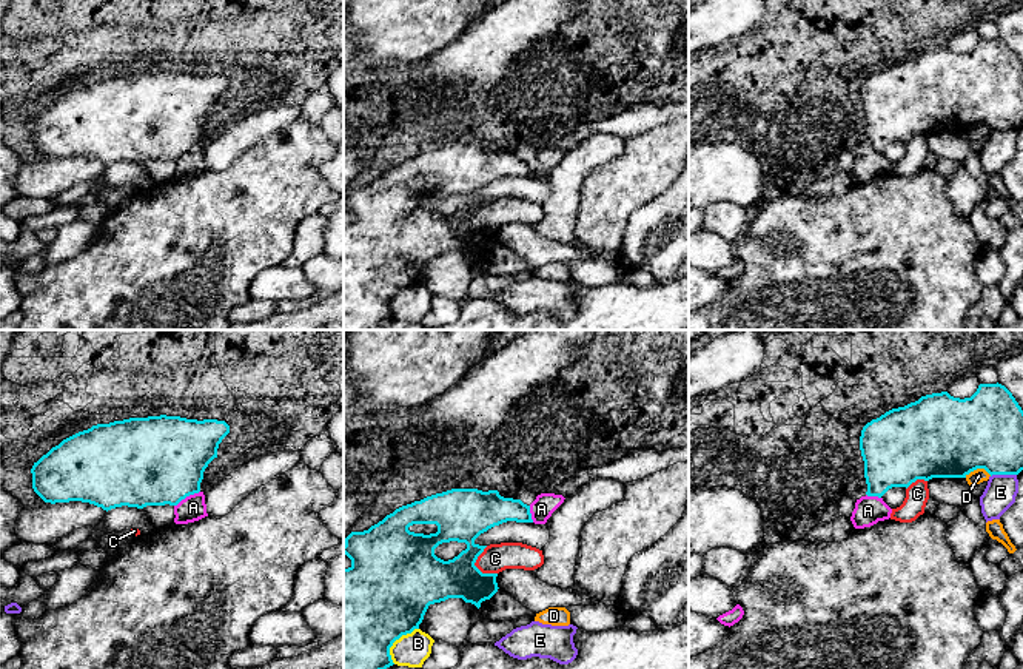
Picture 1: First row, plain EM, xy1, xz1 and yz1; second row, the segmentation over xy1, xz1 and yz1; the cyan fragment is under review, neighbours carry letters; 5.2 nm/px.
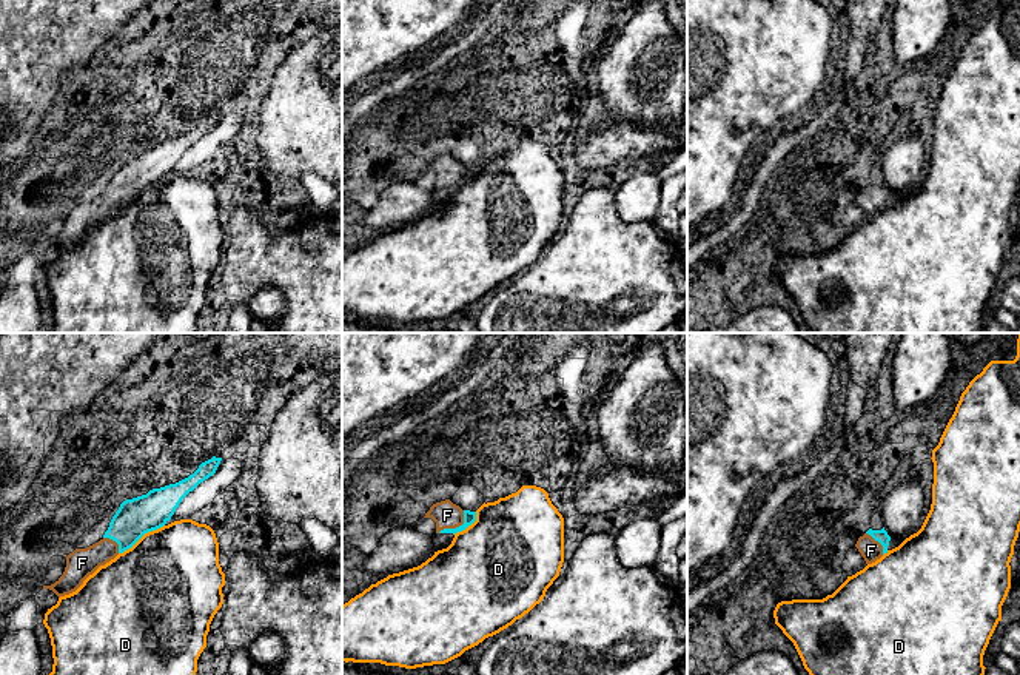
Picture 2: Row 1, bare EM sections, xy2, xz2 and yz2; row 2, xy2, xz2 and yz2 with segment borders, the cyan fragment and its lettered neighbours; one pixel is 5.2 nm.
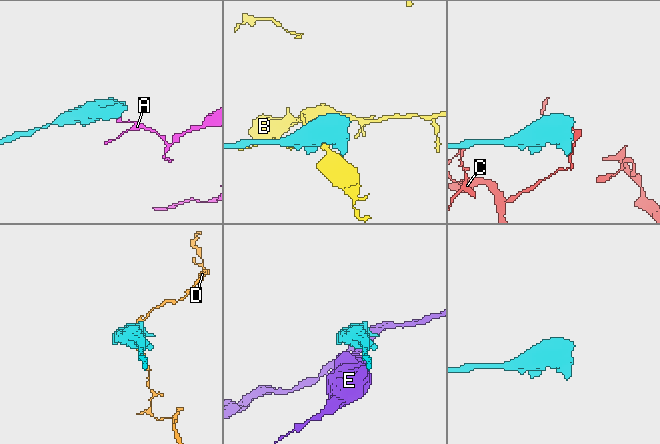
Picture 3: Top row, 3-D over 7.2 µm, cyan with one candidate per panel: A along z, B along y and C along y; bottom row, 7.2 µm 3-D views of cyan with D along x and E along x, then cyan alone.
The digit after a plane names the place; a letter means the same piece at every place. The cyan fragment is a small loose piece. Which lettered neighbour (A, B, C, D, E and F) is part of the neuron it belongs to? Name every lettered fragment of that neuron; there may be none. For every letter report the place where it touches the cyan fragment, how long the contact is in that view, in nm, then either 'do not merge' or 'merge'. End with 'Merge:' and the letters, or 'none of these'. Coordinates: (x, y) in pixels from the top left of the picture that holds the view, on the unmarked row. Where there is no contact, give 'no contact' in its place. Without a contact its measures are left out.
A: meets cyan in xy1 at (187, 150); contact 160 nm long; do not merge
B: meets cyan in xz1 at (395, 295); contact 240 nm long; do not merge
C: meets cyan in xz1 at (475, 221); contact 160 nm long; do not merge
D: meets cyan in xy2 at (140, 191); contact 280 nm long; do not merge
E: meets cyan in yz1 at (1003, 128); contact 140 nm long; do not merge
F: meets cyan in xz2 at (456, 182); contact 180 nm long; merge
Merge: F

